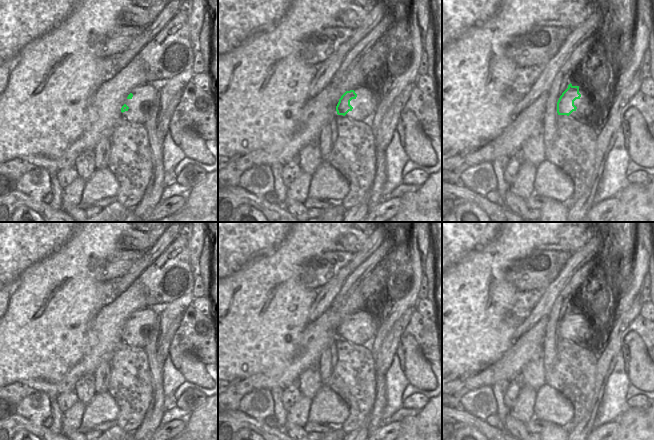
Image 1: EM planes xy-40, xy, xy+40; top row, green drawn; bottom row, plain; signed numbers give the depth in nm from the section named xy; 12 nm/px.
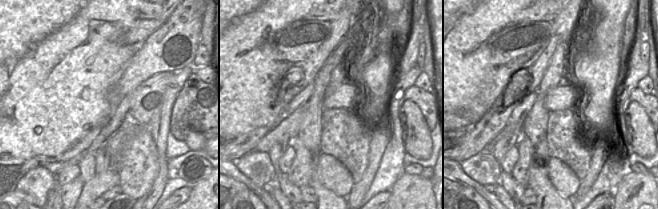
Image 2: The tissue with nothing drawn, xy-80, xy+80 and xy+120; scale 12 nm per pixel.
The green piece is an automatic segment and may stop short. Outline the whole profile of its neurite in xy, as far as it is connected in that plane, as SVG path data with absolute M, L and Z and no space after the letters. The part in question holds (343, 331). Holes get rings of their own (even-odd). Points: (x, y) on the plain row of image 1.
M354 314L346 315L336 330L336 335L338 339L345 340L349 335L352 335L353 331L350 329L352 323L356 323L357 318Z

